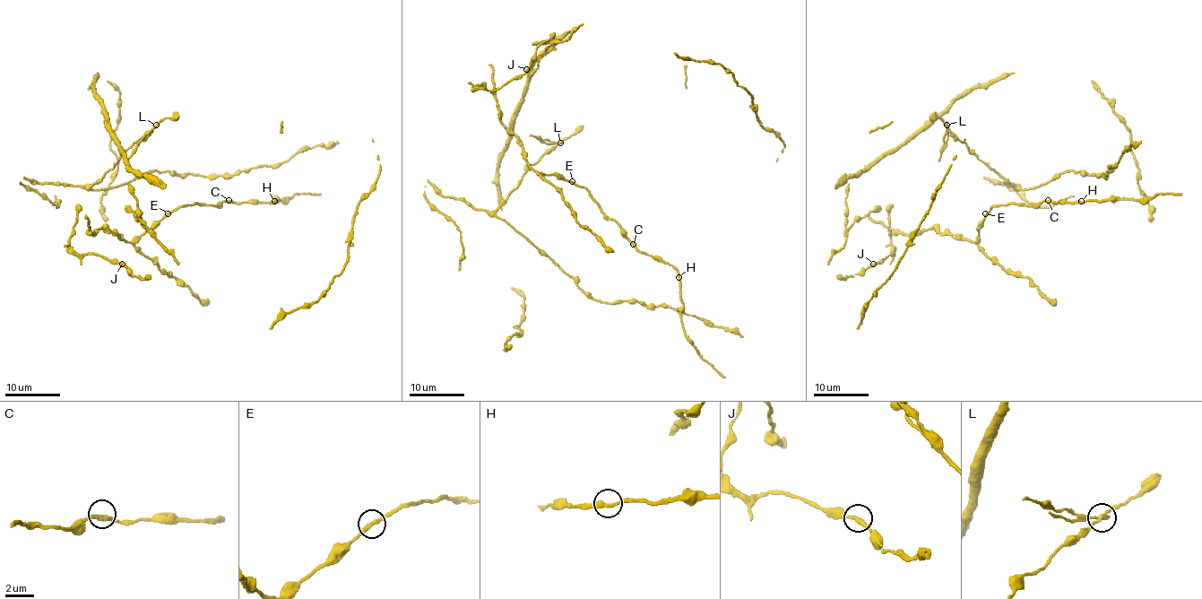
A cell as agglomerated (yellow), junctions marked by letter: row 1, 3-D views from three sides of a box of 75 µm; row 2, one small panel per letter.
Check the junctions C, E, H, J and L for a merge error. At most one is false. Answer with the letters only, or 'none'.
L

